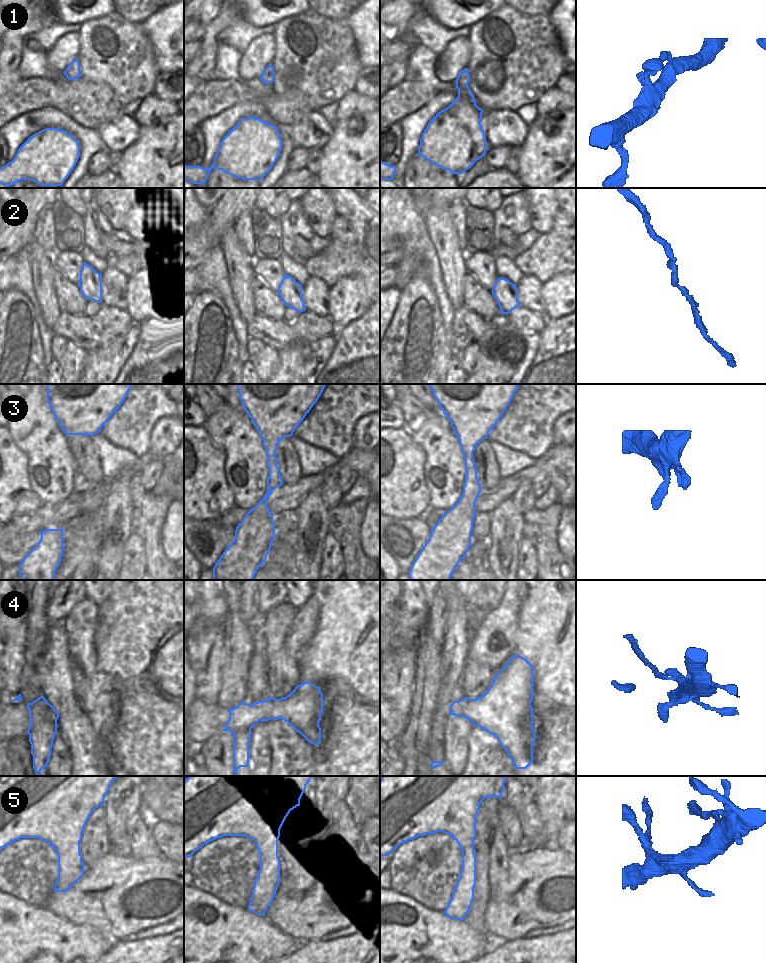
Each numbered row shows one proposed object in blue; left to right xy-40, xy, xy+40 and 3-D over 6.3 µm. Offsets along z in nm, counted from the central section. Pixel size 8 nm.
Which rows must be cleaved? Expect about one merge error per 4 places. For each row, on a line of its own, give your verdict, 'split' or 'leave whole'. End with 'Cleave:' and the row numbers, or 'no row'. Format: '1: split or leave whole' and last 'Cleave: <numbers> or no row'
1: leave whole
2: leave whole
3: leave whole
4: split
5: leave whole
Cleave: 4

